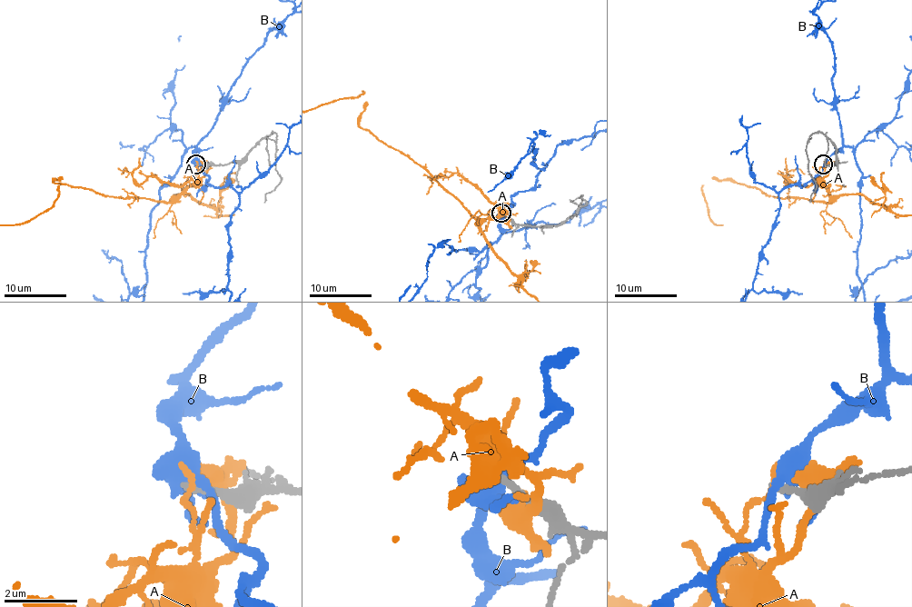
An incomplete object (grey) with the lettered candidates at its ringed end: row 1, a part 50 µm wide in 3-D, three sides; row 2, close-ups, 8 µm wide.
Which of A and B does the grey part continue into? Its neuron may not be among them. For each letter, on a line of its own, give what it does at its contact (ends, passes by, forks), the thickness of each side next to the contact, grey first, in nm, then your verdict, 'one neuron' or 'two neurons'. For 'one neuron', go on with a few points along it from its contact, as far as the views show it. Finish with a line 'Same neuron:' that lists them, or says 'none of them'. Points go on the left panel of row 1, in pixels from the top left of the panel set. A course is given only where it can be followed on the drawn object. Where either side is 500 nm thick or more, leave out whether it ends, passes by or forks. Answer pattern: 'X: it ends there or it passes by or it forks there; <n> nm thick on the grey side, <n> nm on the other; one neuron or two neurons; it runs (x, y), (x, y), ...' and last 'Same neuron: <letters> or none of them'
A: it ends there; 190 nm thick on the grey side, 160 nm on the other; two neurons
B: it forks there; 240 nm thick on the grey side, 360 nm on the other; two neurons
Same neuron: none of them

